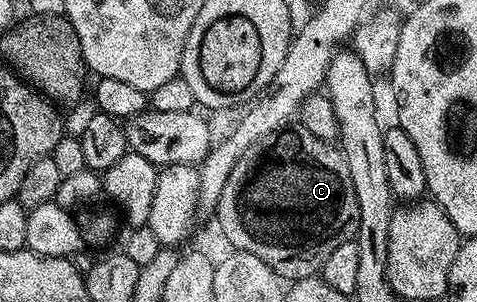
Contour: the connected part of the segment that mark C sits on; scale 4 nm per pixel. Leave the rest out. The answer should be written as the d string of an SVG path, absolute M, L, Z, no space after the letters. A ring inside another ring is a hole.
M287 126L282 131L268 134L266 138L253 143L248 150L244 151L227 177L223 193L220 194L216 216L218 216L218 228L222 231L223 238L231 244L229 246L231 249L256 254L256 258L260 258L260 262L268 262L268 266L272 266L274 273L281 276L286 282L319 275L324 261L330 257L332 250L336 250L336 246L344 246L344 242L355 239L360 226L360 206L356 206L356 190L352 187L352 174L348 174L348 162L345 156L331 141L316 138L301 126Z

